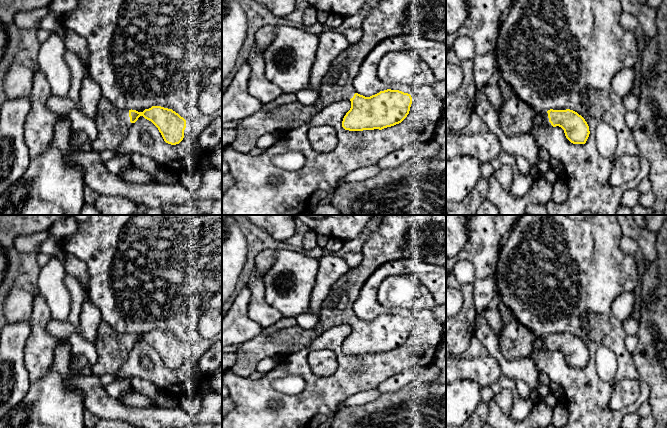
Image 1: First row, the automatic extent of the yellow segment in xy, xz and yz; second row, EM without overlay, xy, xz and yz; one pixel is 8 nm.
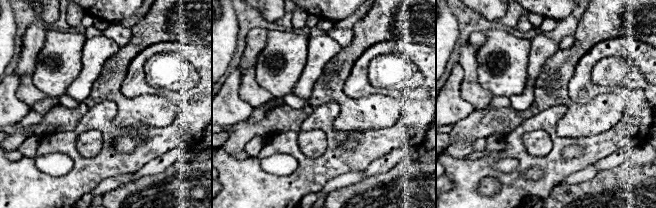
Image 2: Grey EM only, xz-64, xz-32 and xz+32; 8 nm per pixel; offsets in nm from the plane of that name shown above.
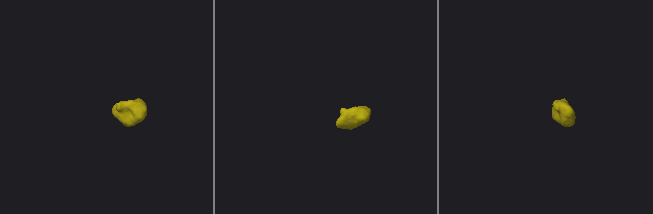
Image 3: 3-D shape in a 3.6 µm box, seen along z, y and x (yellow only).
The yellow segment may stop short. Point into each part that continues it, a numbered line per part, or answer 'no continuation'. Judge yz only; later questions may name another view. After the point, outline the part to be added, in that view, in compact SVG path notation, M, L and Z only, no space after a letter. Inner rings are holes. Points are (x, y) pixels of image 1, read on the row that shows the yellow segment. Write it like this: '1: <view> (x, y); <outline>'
1: yz (546, 122); M547 112L542 114L542 118L543 118L543 125L545 125L546 127L552 127L551 123L549 122L549 118L548 118L548 113Z

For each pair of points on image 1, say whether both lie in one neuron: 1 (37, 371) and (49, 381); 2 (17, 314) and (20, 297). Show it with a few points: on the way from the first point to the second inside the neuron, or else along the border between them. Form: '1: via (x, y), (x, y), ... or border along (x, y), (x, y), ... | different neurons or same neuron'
1: border along (52, 365), (40, 378), (31, 382) | different neurons
2: via (17, 310), (20, 301) | same neuron

